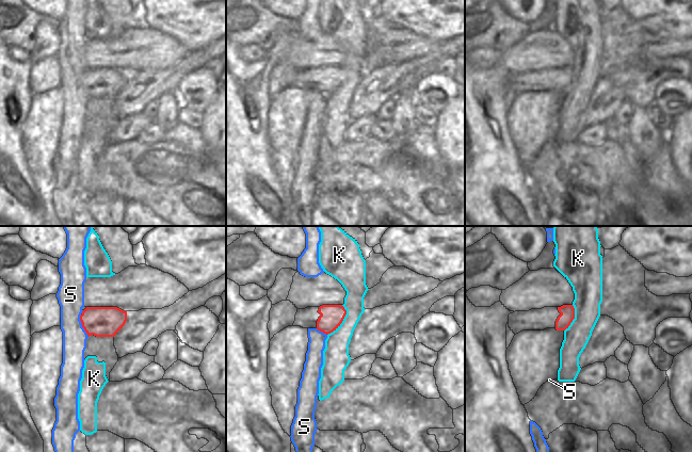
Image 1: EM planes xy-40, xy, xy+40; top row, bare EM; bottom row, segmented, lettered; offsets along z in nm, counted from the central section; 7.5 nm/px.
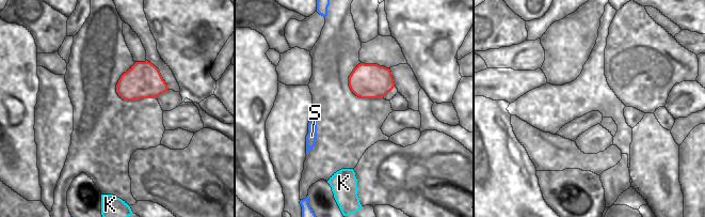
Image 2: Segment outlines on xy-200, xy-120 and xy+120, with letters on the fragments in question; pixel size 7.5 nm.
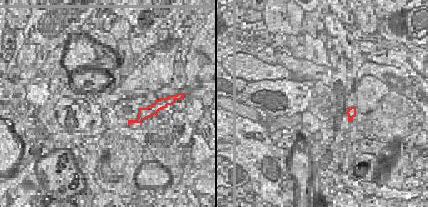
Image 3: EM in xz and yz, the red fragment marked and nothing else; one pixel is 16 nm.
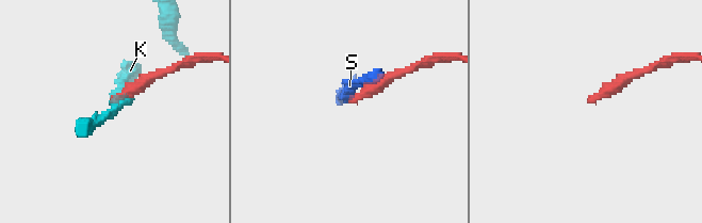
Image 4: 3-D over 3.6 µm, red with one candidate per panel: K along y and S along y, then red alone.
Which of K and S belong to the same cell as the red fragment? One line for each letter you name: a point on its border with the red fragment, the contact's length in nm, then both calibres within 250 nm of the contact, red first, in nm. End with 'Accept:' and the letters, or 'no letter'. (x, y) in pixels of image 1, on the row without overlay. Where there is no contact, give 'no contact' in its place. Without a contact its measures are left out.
Accept: no letter

